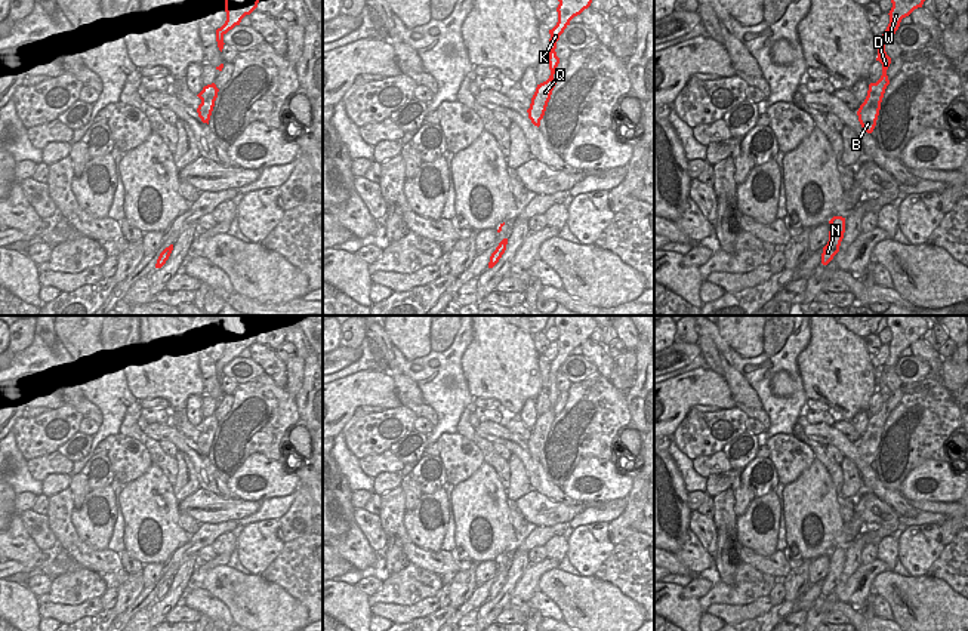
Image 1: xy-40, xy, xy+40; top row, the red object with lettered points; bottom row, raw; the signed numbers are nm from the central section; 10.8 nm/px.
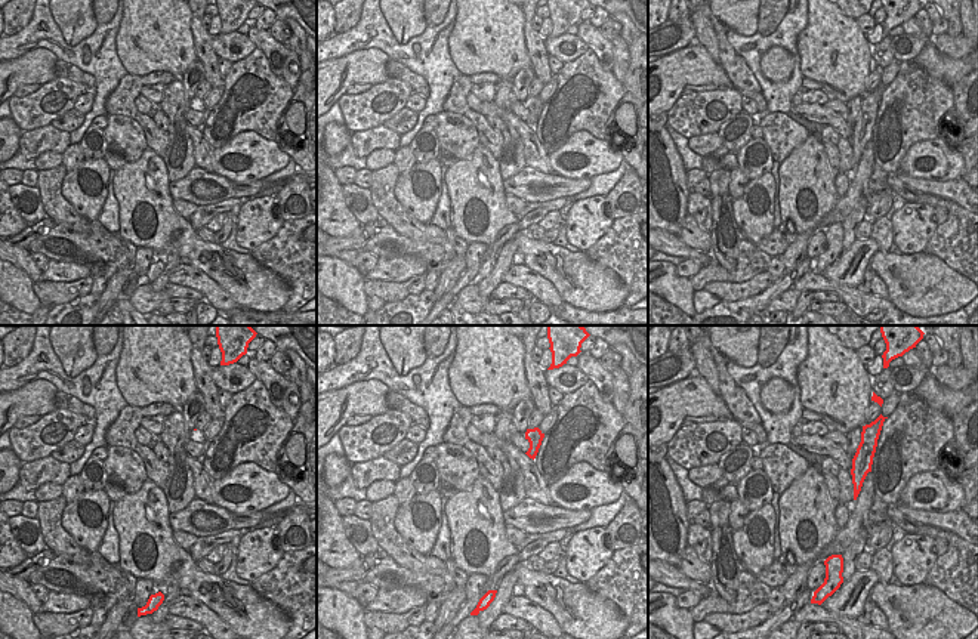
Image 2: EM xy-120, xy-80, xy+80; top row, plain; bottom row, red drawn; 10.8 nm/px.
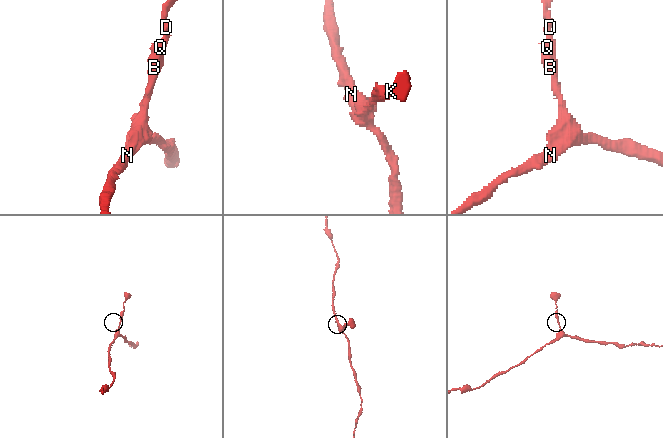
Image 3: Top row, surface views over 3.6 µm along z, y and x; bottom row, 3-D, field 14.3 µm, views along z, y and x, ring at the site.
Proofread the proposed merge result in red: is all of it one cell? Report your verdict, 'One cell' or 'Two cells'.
One cell.

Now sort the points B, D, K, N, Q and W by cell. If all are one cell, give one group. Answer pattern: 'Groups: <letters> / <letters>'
Groups: B D K N Q W.

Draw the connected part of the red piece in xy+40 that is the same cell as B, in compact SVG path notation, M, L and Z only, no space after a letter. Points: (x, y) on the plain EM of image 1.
M881 370L878 372L876 393L882 395L882 407L876 415L869 416L867 428L857 443L858 453L867 465L872 465L876 458L881 434L882 434L885 421L890 416L887 401L891 395L891 390L887 387L885 376Z

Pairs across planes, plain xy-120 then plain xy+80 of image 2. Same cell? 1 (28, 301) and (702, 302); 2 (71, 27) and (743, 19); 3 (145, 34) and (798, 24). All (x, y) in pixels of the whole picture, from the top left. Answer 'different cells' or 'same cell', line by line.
1: different cells
2: same cell
3: different cells

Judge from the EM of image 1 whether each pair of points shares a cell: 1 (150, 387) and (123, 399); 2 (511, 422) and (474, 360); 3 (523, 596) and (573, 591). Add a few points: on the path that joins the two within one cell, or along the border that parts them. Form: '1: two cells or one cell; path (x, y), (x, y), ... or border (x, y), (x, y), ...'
1: two cells; border (125, 360), (129, 390), (136, 400)
2: two cells; border (508, 414), (517, 416)
3: two cells; border (557, 566), (540, 576), (538, 590)

